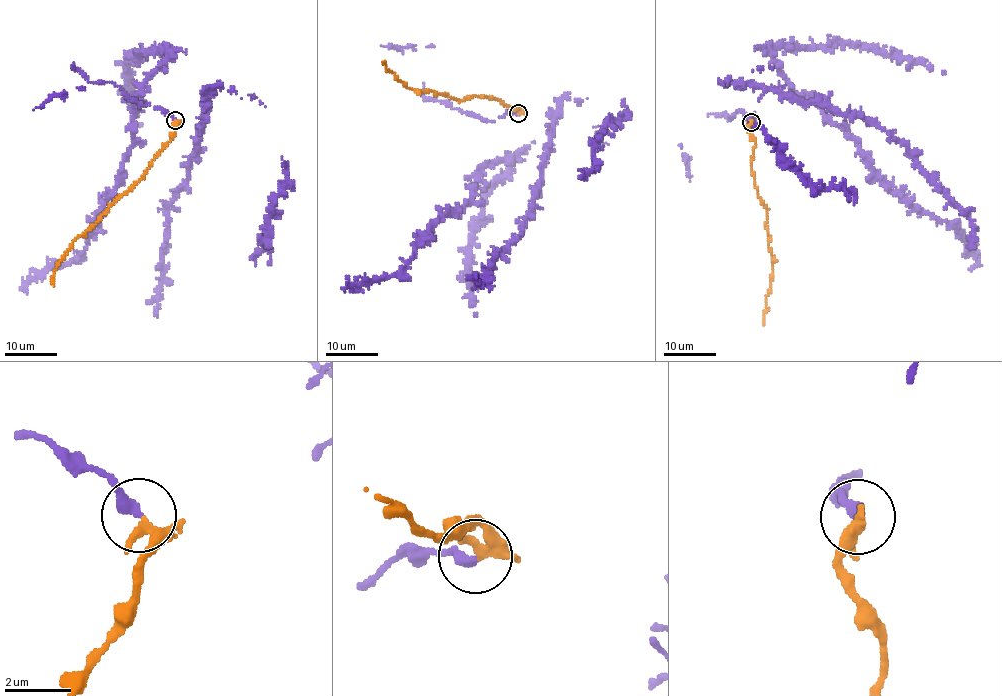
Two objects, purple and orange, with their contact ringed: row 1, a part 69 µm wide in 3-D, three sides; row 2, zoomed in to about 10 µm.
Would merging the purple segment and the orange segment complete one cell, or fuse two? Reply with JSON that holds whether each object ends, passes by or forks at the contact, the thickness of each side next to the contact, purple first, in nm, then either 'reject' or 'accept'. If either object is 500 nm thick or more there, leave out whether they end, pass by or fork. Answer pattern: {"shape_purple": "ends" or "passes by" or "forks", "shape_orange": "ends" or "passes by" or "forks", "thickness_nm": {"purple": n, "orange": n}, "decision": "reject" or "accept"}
{"shape_purple": "ends", "shape_orange": "forks", "thickness_nm": {"purple": 320, "orange": 200}, "decision": "reject"}

